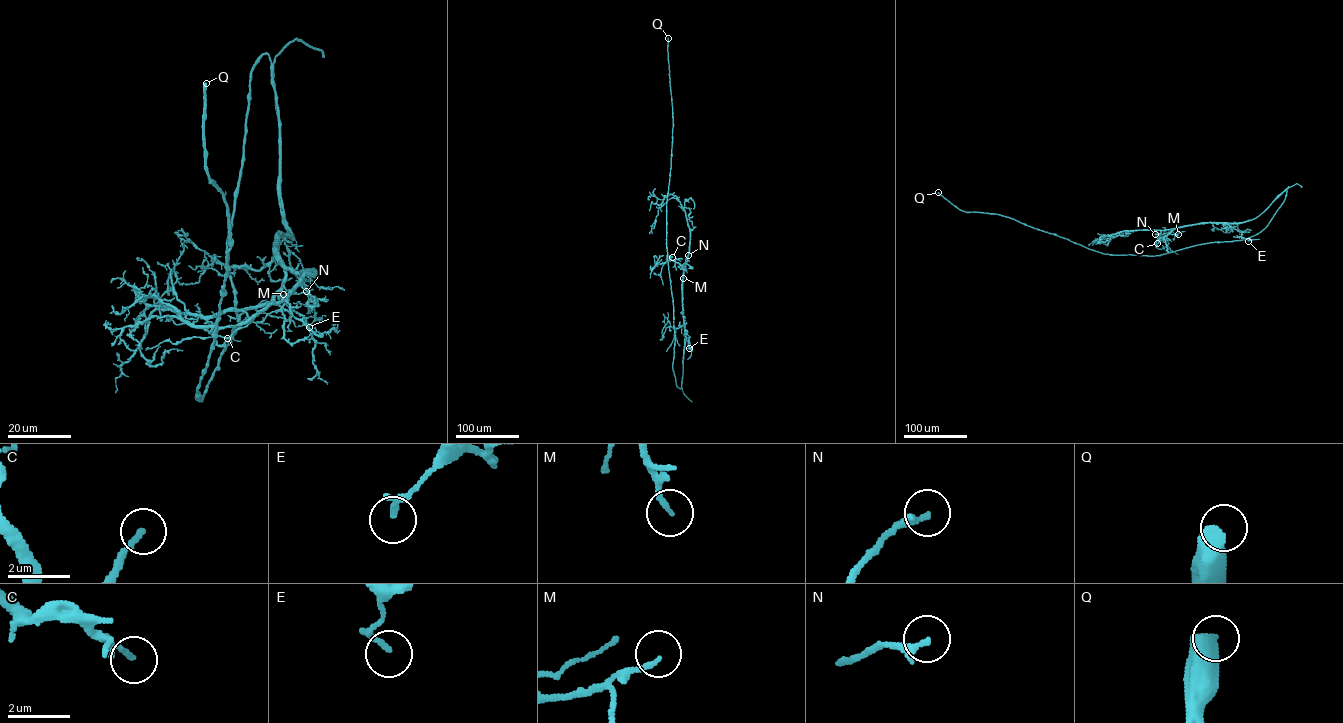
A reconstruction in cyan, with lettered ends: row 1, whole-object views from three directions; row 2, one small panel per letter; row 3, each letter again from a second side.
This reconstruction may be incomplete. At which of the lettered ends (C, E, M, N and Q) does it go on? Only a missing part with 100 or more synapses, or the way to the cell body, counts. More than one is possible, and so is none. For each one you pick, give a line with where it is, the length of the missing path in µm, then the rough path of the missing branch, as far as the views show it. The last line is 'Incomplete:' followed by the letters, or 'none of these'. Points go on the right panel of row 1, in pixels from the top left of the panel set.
Q: (938, 192) | 500 µm
Incomplete: Q

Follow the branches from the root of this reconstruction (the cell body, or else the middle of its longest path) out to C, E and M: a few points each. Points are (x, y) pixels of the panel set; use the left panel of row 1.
C: (234, 303), (227, 235), (250, 72), (267, 54), (285, 279), (270, 301), (221, 312), (212, 335), (227, 338)
E: (234, 303), (227, 235), (250, 72), (267, 54), (284, 244), (315, 312), (309, 327)
M: (234, 303), (227, 235), (250, 72), (264, 54), (289, 234), (277, 242), (283, 294)

